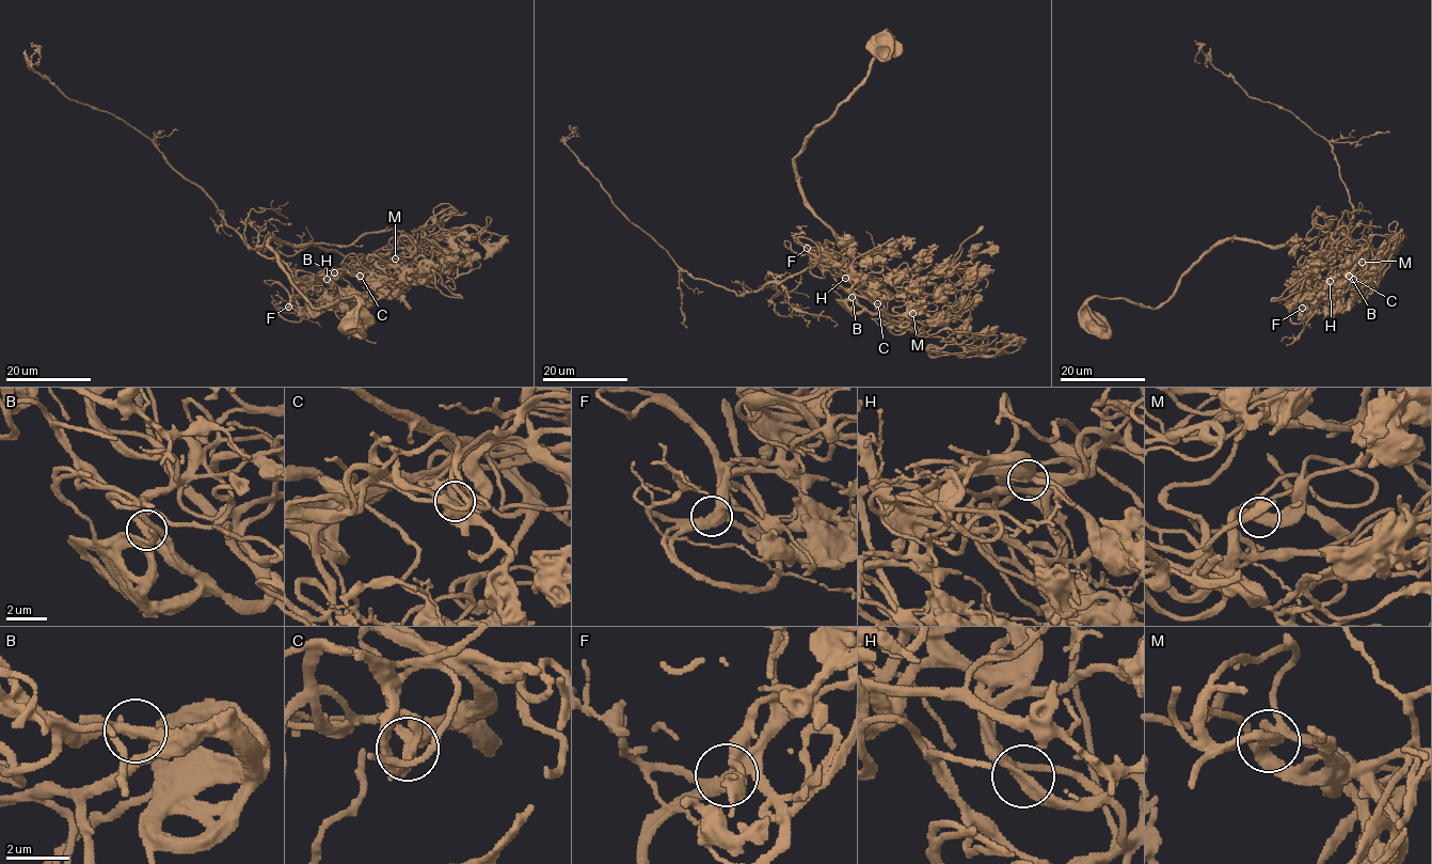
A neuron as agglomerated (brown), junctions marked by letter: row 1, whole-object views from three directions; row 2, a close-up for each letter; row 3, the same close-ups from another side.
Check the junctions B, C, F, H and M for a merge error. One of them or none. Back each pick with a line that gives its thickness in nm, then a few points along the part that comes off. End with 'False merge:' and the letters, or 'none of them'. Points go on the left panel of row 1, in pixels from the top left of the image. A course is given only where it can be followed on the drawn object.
F: 320 nm thick; foreign part runs (287, 307), (301, 293), (293, 273), (254, 250), (150, 139), (68, 98), (29, 66), (36, 52), (38, 65)
False merge: F

